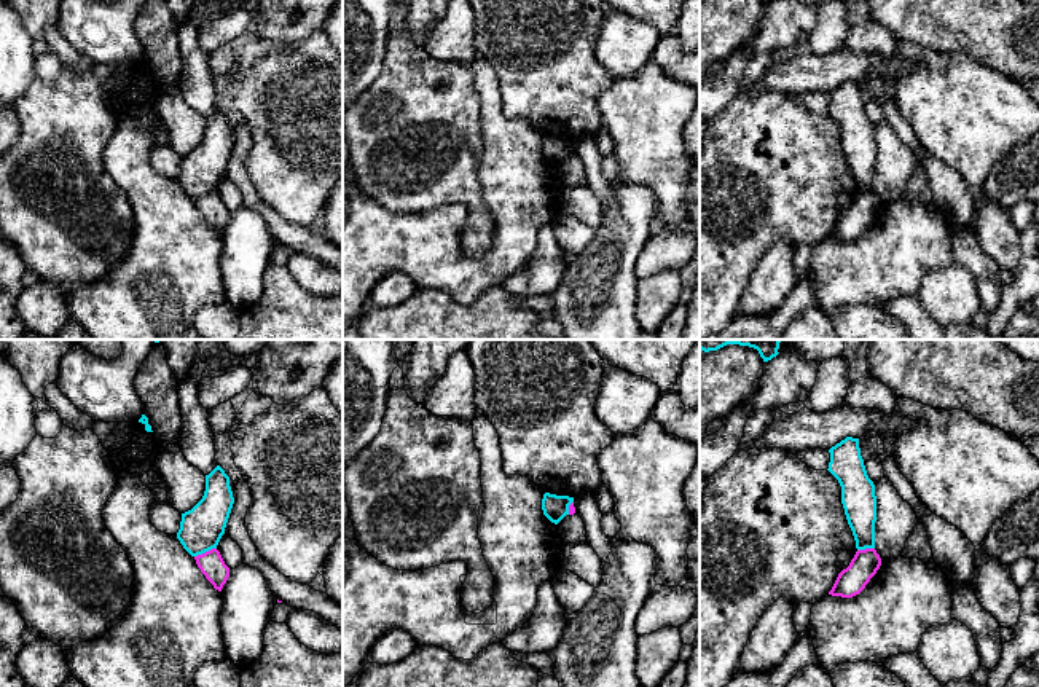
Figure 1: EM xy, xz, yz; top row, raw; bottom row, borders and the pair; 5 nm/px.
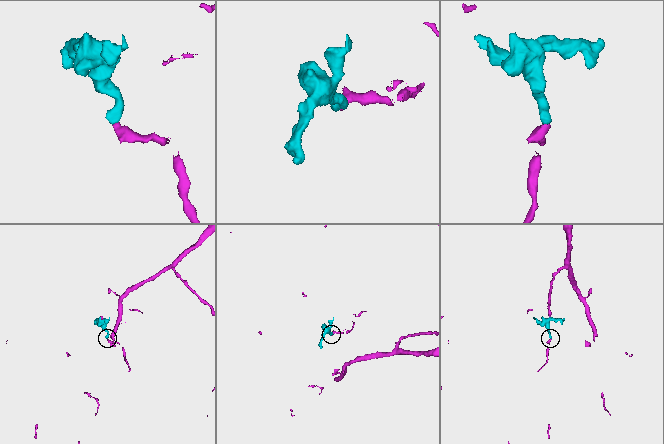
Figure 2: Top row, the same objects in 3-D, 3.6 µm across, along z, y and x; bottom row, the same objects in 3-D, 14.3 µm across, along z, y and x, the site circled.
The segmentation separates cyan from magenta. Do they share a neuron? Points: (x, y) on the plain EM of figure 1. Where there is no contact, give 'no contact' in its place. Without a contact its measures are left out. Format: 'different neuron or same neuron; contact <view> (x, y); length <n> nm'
different neuron; contact xy (204, 195); length 120 nm

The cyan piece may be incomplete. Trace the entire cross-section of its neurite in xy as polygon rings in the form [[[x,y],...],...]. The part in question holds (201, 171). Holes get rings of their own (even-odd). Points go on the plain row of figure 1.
[[[217,108],[206,118],[202,142],[191,153],[182,156],[177,182],[191,199],[217,191],[225,177],[233,147],[229,120]]]

